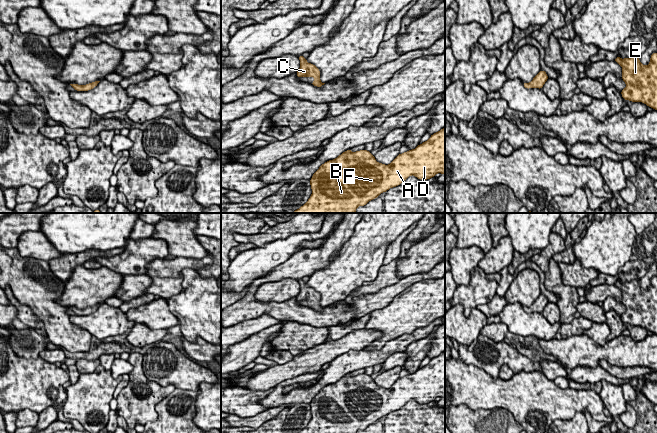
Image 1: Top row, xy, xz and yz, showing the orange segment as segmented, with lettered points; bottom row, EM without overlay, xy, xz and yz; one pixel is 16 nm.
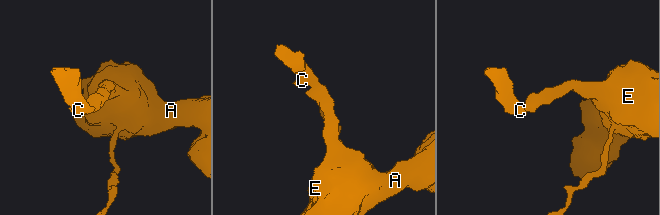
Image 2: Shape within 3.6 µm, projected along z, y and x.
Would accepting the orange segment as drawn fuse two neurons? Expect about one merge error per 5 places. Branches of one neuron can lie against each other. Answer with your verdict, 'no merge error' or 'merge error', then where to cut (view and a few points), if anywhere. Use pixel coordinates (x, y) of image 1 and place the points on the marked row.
no merge error; cut none

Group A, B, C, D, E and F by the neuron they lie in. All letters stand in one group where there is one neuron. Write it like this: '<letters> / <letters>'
A B C D E F

